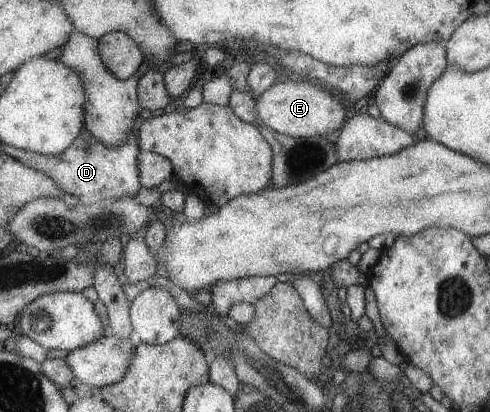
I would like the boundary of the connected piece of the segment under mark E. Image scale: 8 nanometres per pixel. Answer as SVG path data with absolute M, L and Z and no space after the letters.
M295 79L283 80L270 86L259 96L255 103L255 113L259 117L258 127L271 129L273 133L291 138L307 138L313 135L329 135L331 131L339 129L345 111L339 101L335 101L329 93L321 91L319 87L311 85L309 81Z

